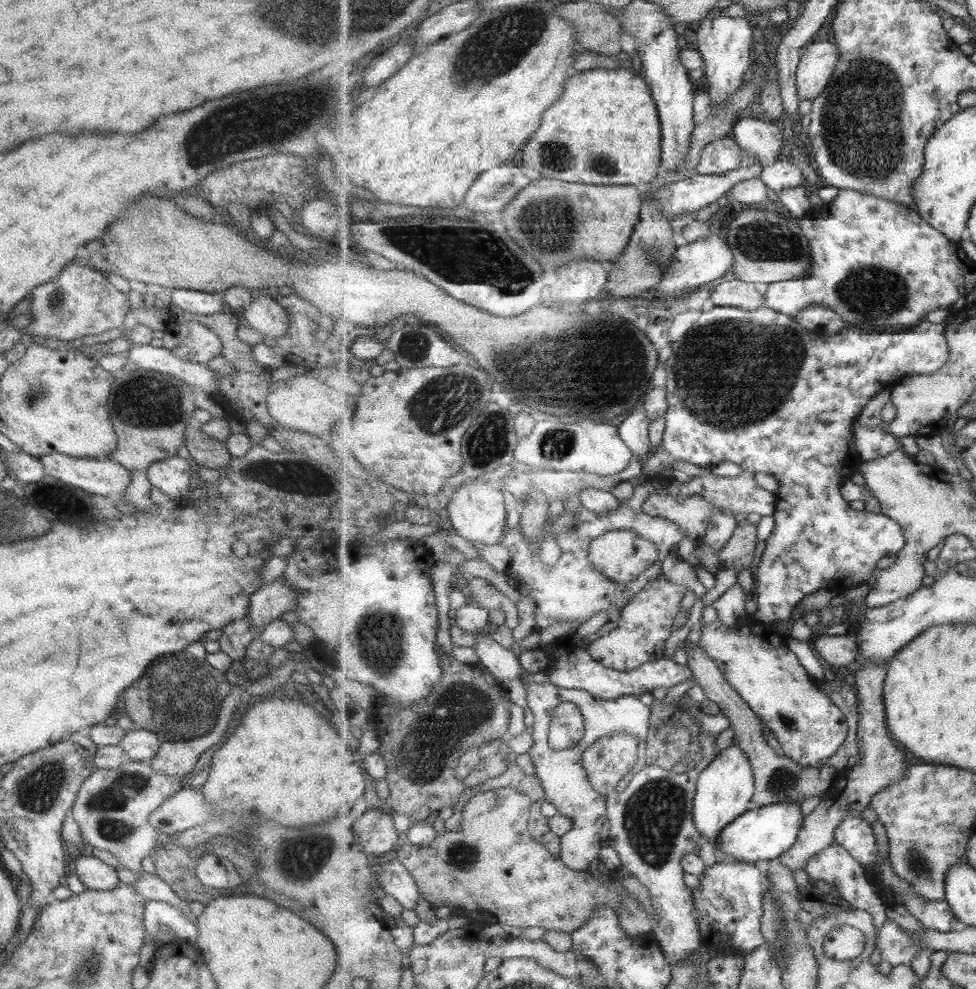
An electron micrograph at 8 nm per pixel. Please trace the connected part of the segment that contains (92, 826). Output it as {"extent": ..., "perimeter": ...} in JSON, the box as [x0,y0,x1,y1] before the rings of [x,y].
{"extent":[69,759,196,923],"perimeter":[[[126,759],[114,769],[94,768],[81,783],[69,815],[77,824],[80,836],[88,848],[110,852],[117,858],[121,868],[139,873],[132,886],[145,900],[166,902],[178,908],[189,922],[195,923],[196,916],[187,907],[188,901],[179,898],[156,875],[143,872],[139,863],[143,857],[151,856],[154,846],[159,842],[159,834],[149,825],[148,817],[184,784],[183,779],[154,771],[149,762]]]}

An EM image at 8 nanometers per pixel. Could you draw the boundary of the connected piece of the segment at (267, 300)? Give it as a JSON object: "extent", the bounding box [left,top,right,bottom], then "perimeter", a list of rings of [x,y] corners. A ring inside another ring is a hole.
{"extent":[242,291,288,338],"perimeter":[[[261,291],[243,311],[242,323],[267,338],[281,338],[288,332],[287,313],[270,292]]]}

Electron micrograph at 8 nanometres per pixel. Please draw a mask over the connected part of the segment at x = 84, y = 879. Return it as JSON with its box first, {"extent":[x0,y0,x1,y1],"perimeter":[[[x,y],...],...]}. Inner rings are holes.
{"extent":[75,853,118,893],"perimeter":[[[85,853],[76,856],[75,876],[86,889],[102,890],[112,893],[118,886],[115,869],[107,866],[101,859],[94,856],[85,856]]]}

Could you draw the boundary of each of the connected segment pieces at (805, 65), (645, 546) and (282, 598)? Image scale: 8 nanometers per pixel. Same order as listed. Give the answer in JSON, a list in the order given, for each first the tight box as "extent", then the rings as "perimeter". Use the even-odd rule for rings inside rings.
[{"extent":[798,39,839,100],"perimeter":[[[835,39],[811,44],[798,66],[799,100],[815,100],[827,88],[839,64],[839,47]]]},{"extent":[590,530,659,583],"perimeter":[[[612,530],[591,543],[590,559],[607,576],[619,583],[633,582],[659,560],[659,547],[631,530]]]},{"extent":[246,577,297,630],"perimeter":[[[280,577],[269,584],[261,585],[248,597],[249,602],[246,618],[248,619],[249,625],[258,630],[261,630],[269,621],[279,619],[281,614],[293,611],[297,605],[295,591]]]}]

